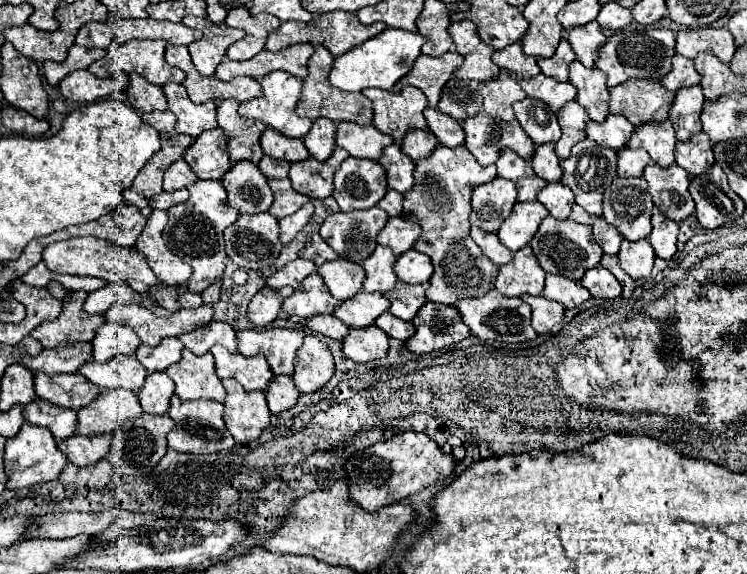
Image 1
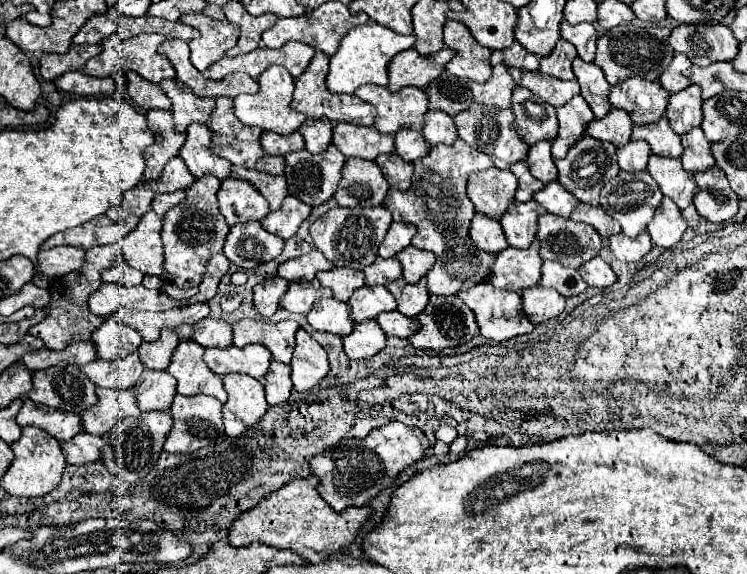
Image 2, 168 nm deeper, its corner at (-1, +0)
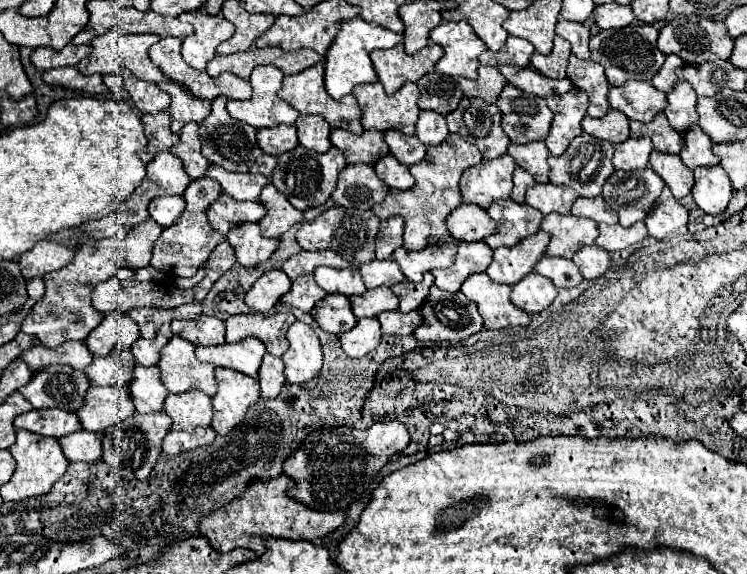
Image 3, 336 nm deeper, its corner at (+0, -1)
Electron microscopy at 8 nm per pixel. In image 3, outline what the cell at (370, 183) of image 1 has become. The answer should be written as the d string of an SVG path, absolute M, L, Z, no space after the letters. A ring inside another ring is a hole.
M355 163L343 167L337 181L337 189L333 191L331 199L341 207L371 209L387 195L387 191L387 183L377 177L373 165Z

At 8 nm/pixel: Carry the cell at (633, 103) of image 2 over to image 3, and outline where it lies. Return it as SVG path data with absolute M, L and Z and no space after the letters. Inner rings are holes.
M629 81L623 87L611 87L609 89L609 105L613 109L623 111L633 121L649 123L649 121L653 121L653 117L657 113L661 113L667 107L667 95L661 93L659 89L655 89L651 83L645 83L645 81Z

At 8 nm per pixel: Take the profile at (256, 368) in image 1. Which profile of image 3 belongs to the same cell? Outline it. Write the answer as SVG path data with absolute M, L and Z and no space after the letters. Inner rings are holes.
M243 339L241 343L223 343L215 347L197 347L195 355L203 363L213 363L215 367L227 367L241 371L249 377L257 377L263 355L267 353L265 345L255 339Z

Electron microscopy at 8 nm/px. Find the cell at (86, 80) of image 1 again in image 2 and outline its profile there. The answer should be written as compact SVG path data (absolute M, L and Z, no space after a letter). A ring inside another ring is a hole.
M82 70L64 72L60 78L54 80L54 86L64 92L72 92L78 96L108 96L114 90L114 80L108 78L94 78L84 74Z

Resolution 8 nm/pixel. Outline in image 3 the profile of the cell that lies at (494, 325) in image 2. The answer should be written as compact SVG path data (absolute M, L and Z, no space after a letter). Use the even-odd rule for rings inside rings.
M487 273L471 275L463 285L461 291L469 301L473 301L479 309L479 315L485 321L485 329L489 331L501 331L509 327L527 327L531 323L531 317L517 309L511 301L511 287L493 283Z

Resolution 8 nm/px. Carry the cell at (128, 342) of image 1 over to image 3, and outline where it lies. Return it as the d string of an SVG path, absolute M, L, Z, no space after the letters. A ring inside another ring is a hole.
M114 311L105 315L103 323L91 331L85 339L85 345L93 353L93 357L105 357L115 347L131 347L139 339L137 323L129 319L127 313Z

